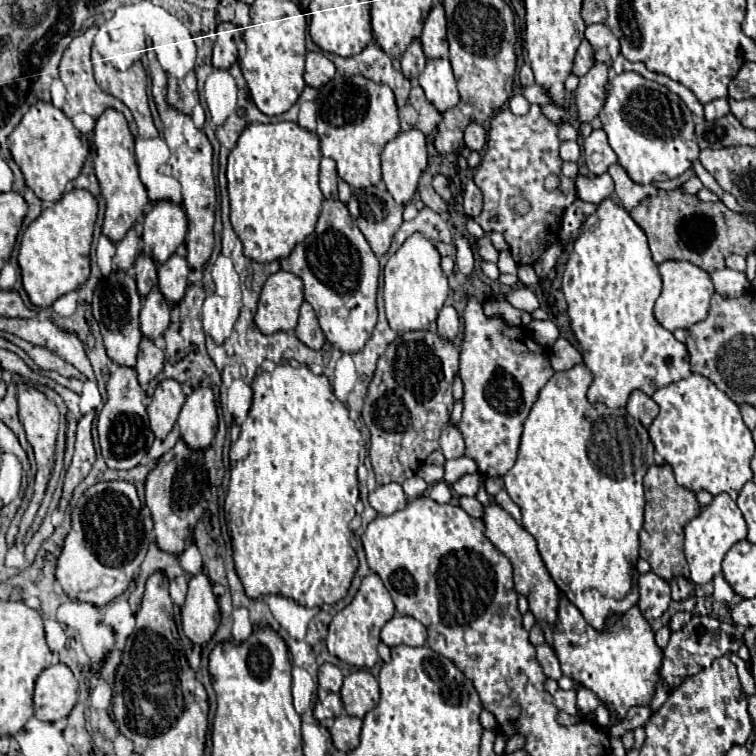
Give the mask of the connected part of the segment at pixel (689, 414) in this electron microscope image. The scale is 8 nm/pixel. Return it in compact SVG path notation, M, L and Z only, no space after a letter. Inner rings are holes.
M690 374L656 390L652 400L660 406L660 412L648 428L650 440L674 470L676 482L692 492L706 490L712 496L726 492L736 500L742 486L752 480L750 460L754 454L752 432L742 422L740 408L700 374Z

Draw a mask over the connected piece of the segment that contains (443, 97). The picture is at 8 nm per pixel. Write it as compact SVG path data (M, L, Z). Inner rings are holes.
M428 58L426 68L418 76L418 84L438 112L456 106L456 102L460 100L448 58Z

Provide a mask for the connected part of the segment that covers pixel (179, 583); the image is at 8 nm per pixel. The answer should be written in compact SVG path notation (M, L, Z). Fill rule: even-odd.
M178 576L170 582L170 598L172 598L174 604L178 604L178 606L184 604L186 588L188 588L188 578L186 576Z

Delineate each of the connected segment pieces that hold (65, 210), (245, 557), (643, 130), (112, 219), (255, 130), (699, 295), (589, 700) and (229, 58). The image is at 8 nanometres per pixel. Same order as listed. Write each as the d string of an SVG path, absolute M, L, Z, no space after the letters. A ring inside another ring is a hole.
M72 188L54 206L42 210L42 214L26 228L20 242L18 264L22 270L24 290L34 306L52 306L56 298L66 292L78 290L90 276L90 242L98 214L98 202L88 190Z
M288 362L276 364L272 372L262 370L254 382L250 384L254 390L252 398L252 408L248 412L246 422L240 426L240 438L232 444L230 448L230 484L228 484L228 494L226 494L226 516L228 516L228 528L232 536L232 548L234 548L234 564L236 572L244 584L244 590L250 598L264 598L268 594L284 594L308 608L312 606L322 606L322 604L334 604L342 600L350 588L352 576L358 568L358 556L354 548L350 546L350 520L356 516L354 506L358 502L358 452L362 448L362 436L360 430L356 428L354 420L348 414L348 408L334 396L330 382L324 374L314 374L308 366L292 366Z
M622 72L610 78L608 96L600 110L608 144L618 156L618 164L636 184L652 184L682 176L698 160L694 122L686 120L678 106L672 108L670 92L658 82L648 82L636 72Z
M110 108L96 120L94 146L96 146L94 170L102 188L102 196L106 200L102 234L108 236L112 242L118 242L136 224L136 218L144 212L148 204L148 194L138 178L138 168L134 160L134 136L130 134L122 112Z
M276 122L276 124L248 124L240 134L236 146L228 156L228 194L230 194L230 220L240 234L244 244L244 254L256 262L274 262L286 258L292 248L302 242L308 234L312 234L316 226L316 218L320 214L320 206L324 196L318 188L318 166L320 166L320 142L316 132L310 132L296 122Z
M668 260L668 262L660 264L658 268L660 268L660 276L662 276L662 294L654 306L654 318L658 320L658 324L664 326L666 330L674 332L678 328L688 330L696 322L704 320L708 316L710 298L714 294L714 286L712 286L710 276L702 268L698 268L690 262Z
M582 688L582 690L578 690L578 702L576 702L576 706L578 706L578 710L584 716L590 716L600 706L600 700L596 698L596 694L592 694L592 690Z
M222 22L216 28L216 42L214 42L214 68L230 68L238 60L238 46L236 42L242 40L242 34L236 30L232 22Z

